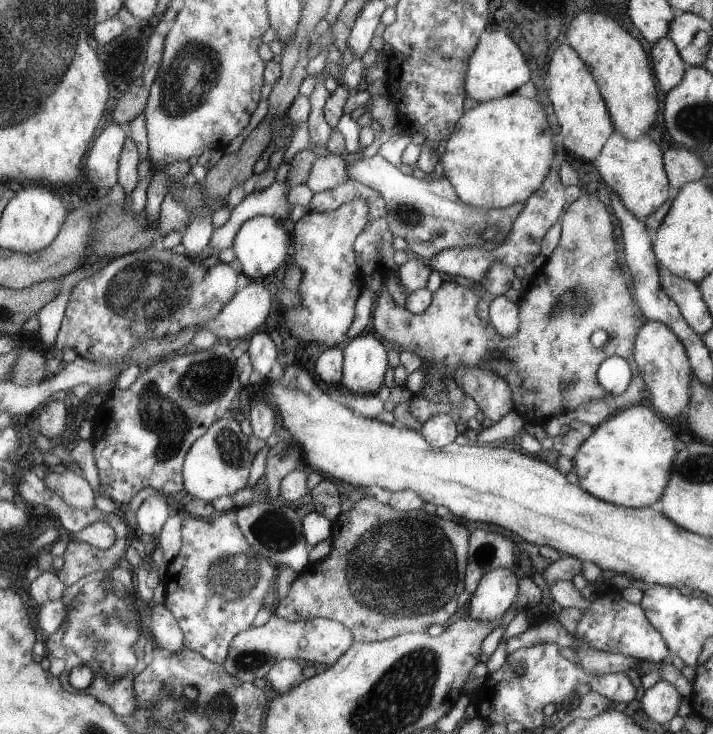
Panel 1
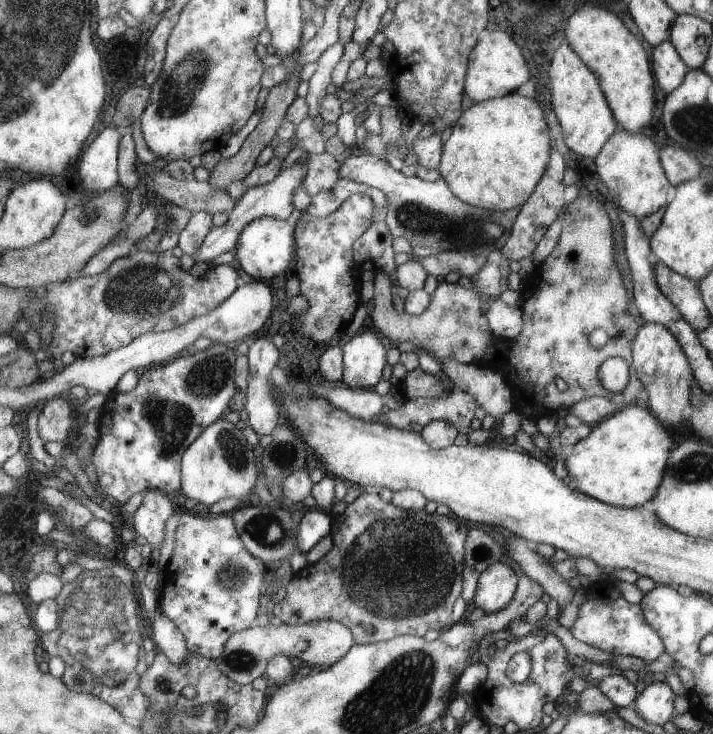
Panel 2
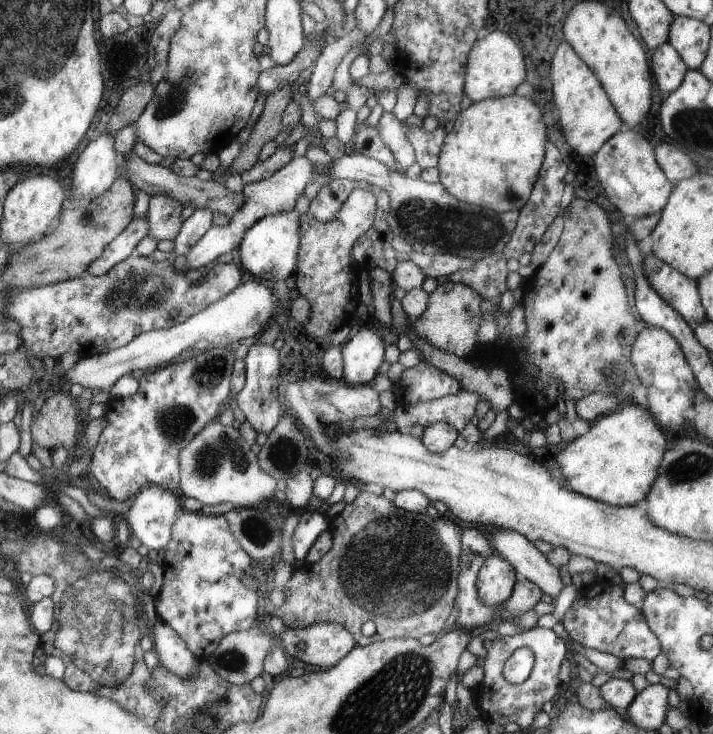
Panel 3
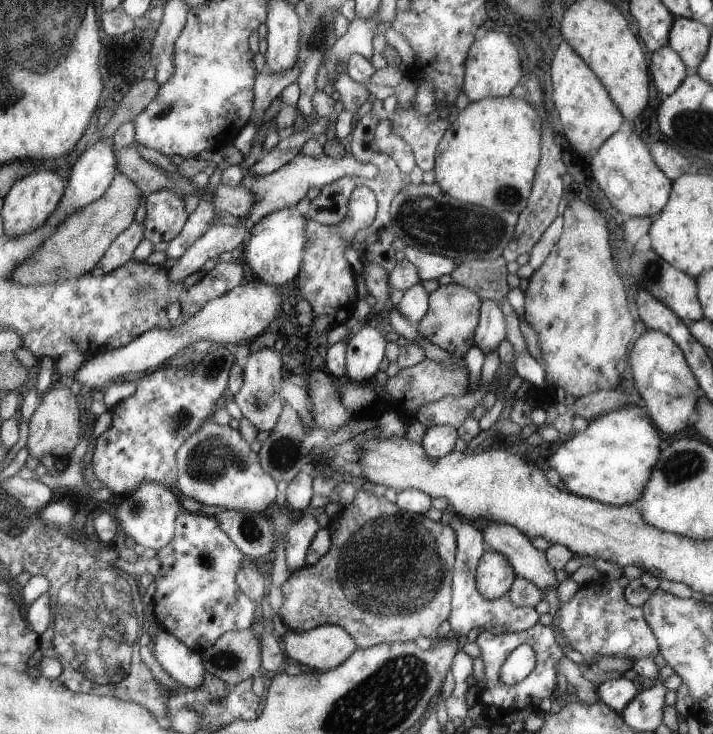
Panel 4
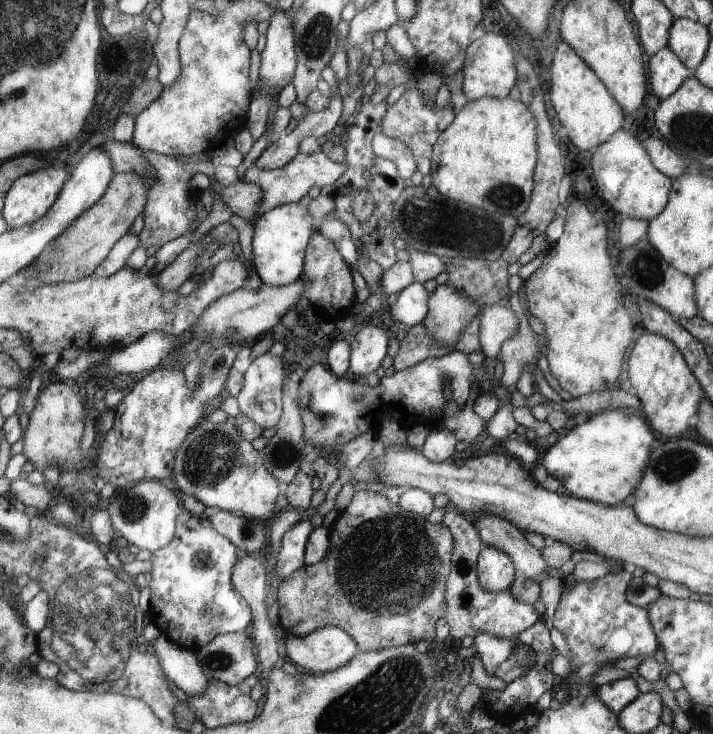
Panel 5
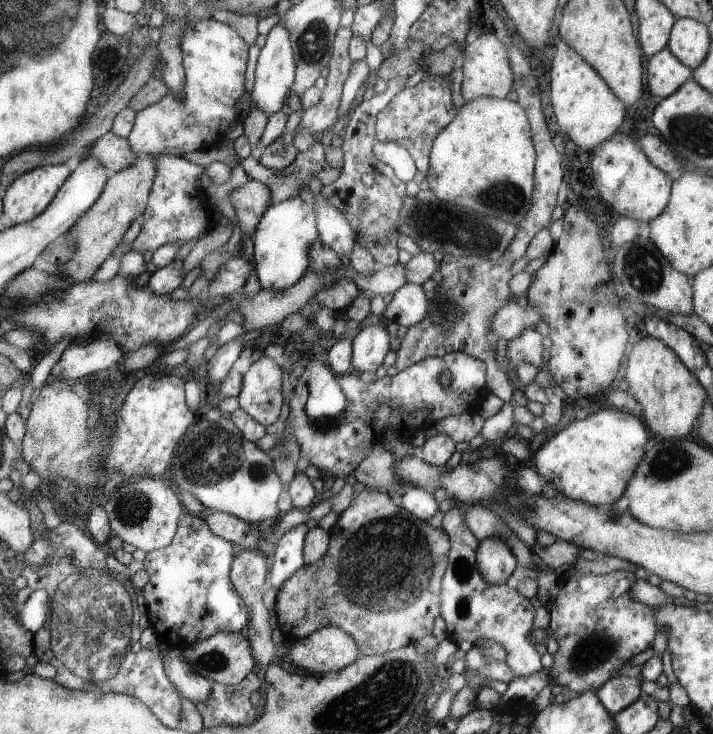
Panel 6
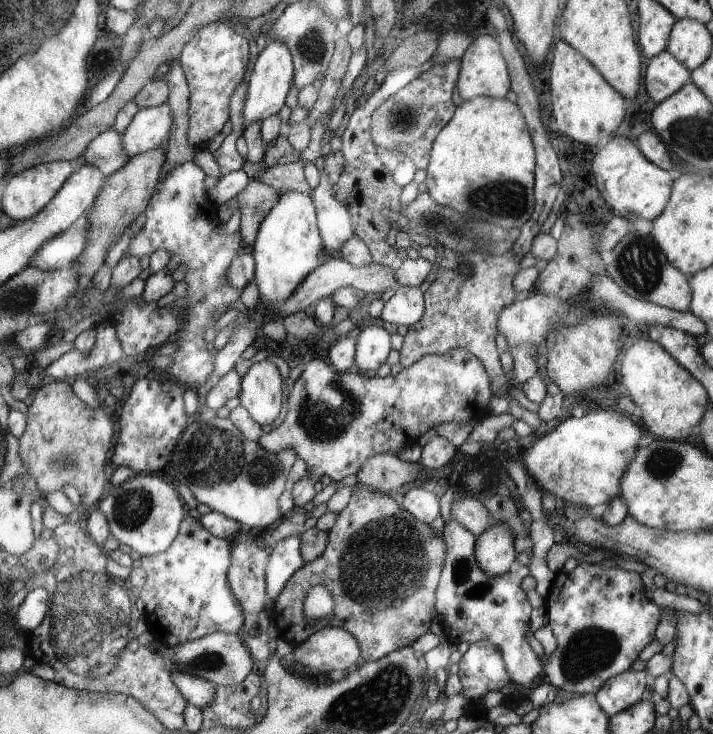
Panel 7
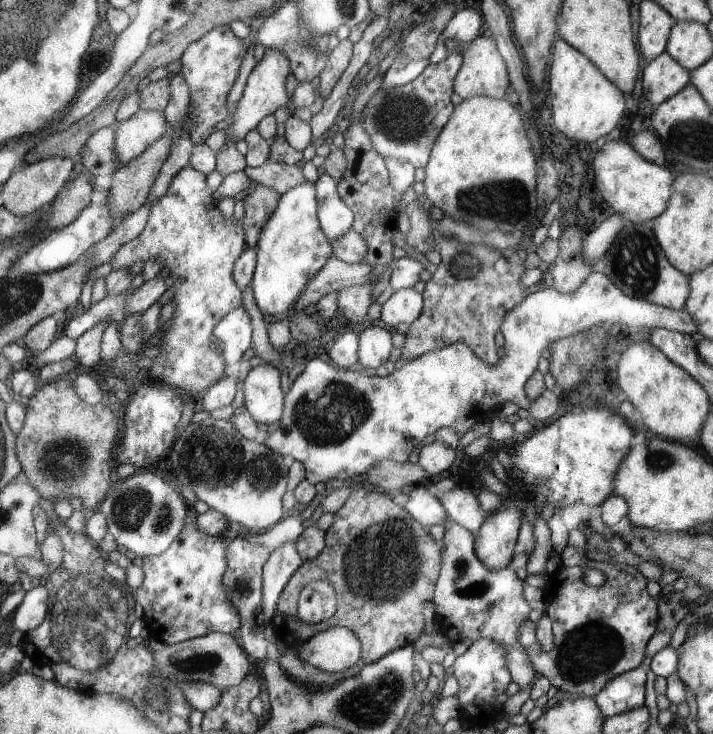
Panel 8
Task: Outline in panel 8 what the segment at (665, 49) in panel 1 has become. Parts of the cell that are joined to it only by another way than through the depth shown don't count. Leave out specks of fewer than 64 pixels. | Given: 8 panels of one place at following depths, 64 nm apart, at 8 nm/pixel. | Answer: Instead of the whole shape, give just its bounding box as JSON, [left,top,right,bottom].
[641,51,691,107]

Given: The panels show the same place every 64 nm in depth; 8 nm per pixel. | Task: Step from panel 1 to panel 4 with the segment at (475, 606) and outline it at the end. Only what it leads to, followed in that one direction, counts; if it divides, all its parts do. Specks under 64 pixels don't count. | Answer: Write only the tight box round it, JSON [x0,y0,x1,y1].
[476,549,513,600]

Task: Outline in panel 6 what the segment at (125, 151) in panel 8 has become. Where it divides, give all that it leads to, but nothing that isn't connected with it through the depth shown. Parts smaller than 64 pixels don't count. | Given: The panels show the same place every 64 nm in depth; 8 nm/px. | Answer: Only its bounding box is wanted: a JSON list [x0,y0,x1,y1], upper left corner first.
[126,17,247,155]

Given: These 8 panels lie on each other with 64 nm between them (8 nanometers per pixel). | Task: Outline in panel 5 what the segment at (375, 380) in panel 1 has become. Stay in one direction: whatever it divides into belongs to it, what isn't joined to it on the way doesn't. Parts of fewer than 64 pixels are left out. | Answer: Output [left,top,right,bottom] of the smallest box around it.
[349,326,387,376]

